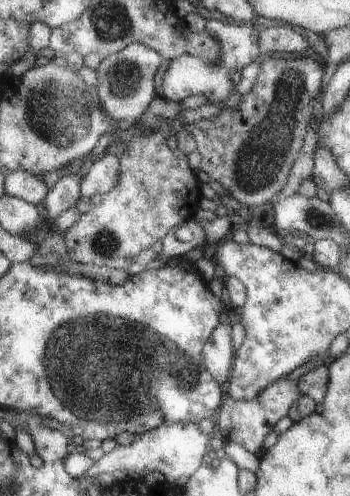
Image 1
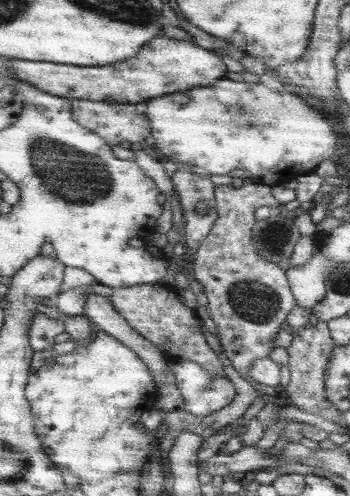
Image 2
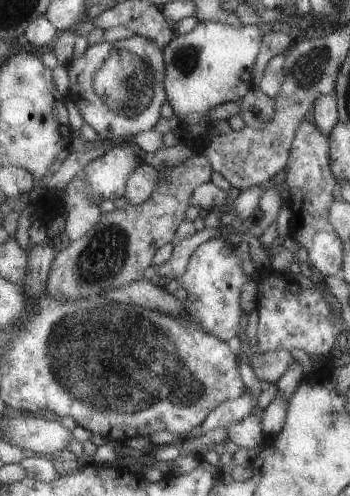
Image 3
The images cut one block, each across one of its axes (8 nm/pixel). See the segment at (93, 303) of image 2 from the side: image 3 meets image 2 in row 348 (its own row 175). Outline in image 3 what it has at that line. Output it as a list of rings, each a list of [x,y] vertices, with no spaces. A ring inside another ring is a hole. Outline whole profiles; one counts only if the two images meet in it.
[[[147,162],[133,174],[133,178],[129,178],[129,188],[125,198],[133,204],[133,206],[141,206],[147,200],[153,198],[155,190],[159,188],[161,182],[161,172],[153,166],[149,166]]]

